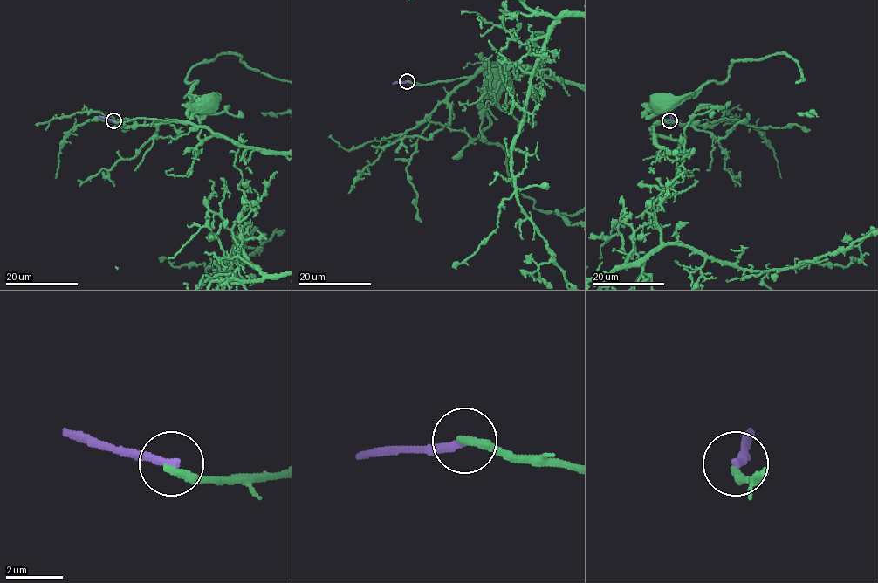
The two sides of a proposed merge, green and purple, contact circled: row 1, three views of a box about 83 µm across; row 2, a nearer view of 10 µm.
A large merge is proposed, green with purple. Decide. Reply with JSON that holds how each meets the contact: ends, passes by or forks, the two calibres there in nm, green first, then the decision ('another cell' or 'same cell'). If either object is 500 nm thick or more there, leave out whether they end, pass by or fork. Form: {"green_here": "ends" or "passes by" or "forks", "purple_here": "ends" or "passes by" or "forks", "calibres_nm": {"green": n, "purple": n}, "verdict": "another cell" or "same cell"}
{"green_here": "ends", "purple_here": "ends", "calibres_nm": {"green": 320, "purple": 320}, "verdict": "another cell"}

